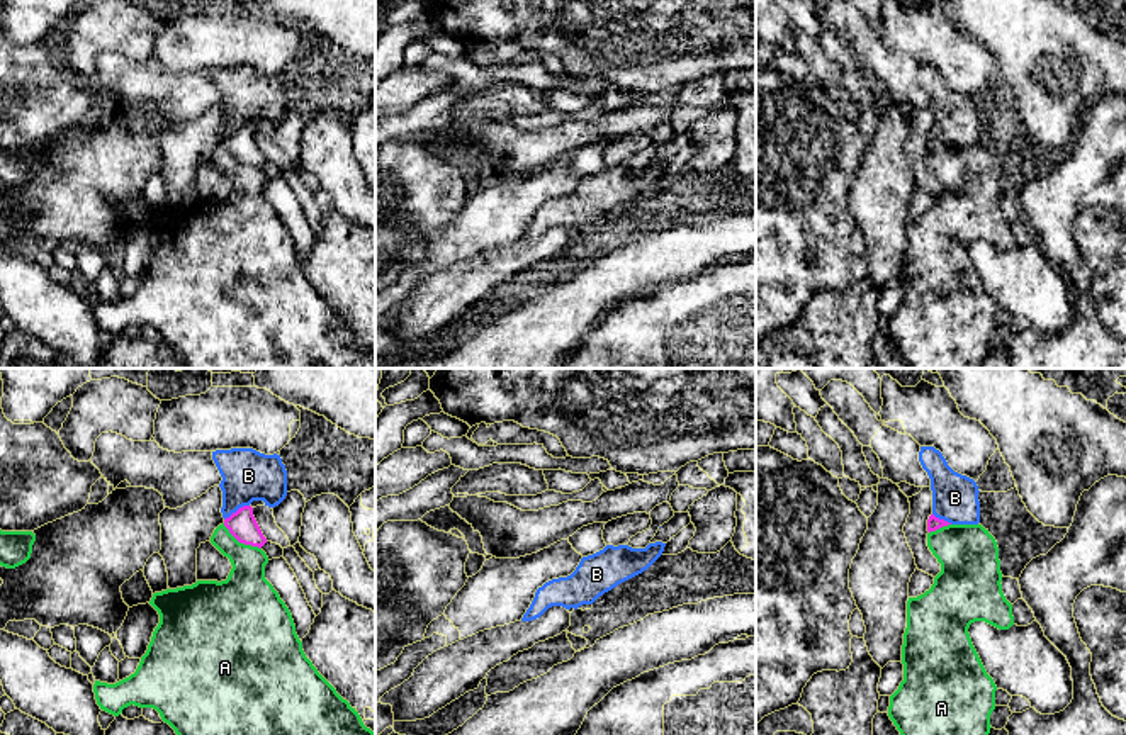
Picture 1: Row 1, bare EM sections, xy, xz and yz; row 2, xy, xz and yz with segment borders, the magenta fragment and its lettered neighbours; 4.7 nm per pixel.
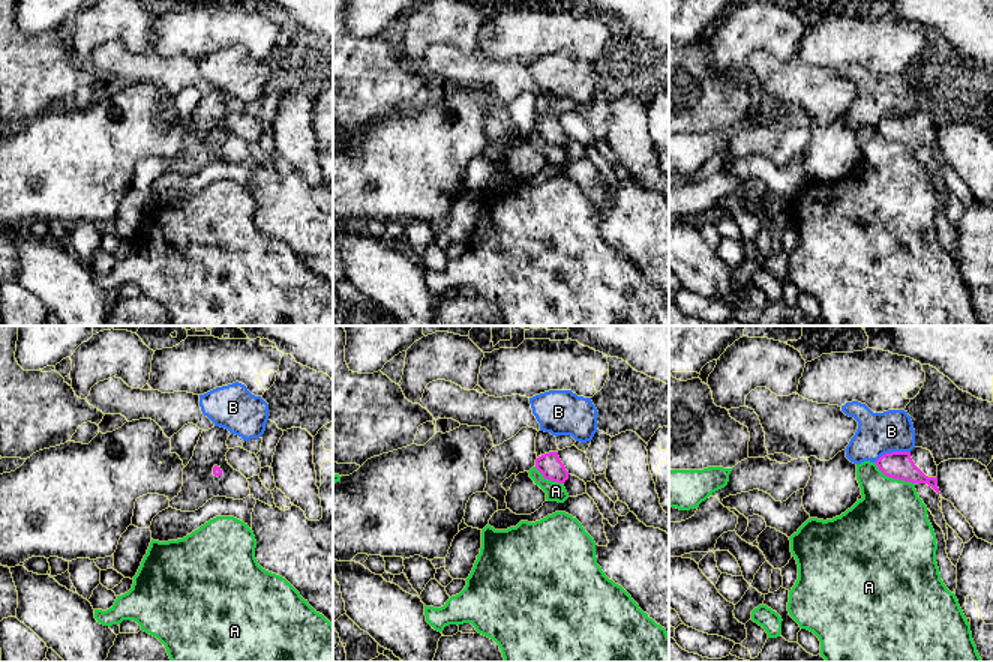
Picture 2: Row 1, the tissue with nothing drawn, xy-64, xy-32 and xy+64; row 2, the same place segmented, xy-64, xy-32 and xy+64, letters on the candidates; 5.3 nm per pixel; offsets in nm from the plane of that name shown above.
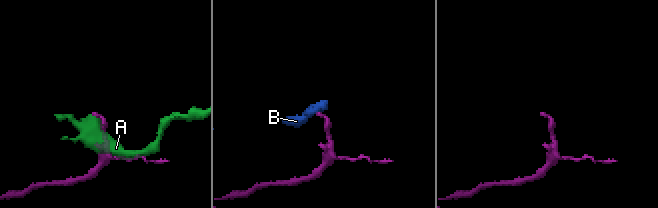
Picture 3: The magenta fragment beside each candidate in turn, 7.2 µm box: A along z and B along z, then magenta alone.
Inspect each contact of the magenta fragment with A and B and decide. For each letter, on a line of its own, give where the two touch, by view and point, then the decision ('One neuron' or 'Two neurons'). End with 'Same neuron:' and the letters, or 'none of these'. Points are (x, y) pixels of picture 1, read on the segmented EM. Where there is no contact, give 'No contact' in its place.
A: Touches magenta at xy (242, 542). Two neurons
B: Touches magenta at xy (238, 510). Two neurons
Same neuron: none of these

